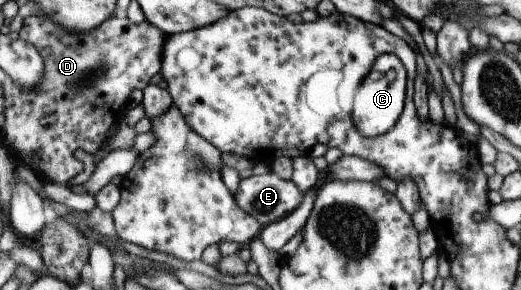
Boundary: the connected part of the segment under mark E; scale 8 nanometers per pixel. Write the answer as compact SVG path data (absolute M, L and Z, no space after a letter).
M270 171L242 179L234 197L246 213L258 218L262 225L270 225L300 208L305 193L294 181L282 179Z

